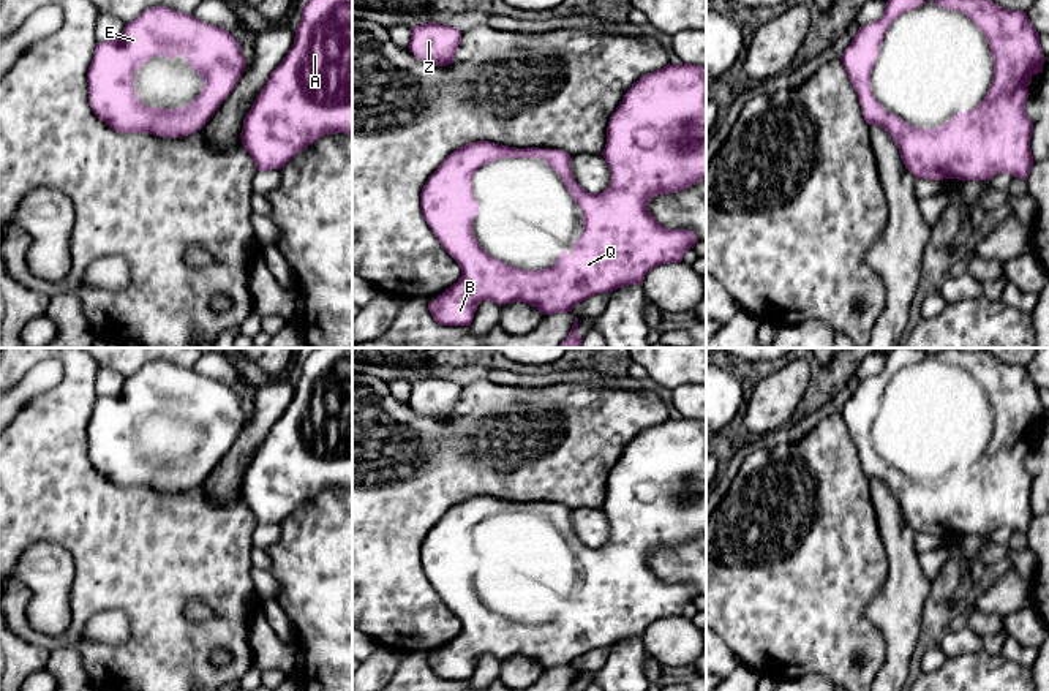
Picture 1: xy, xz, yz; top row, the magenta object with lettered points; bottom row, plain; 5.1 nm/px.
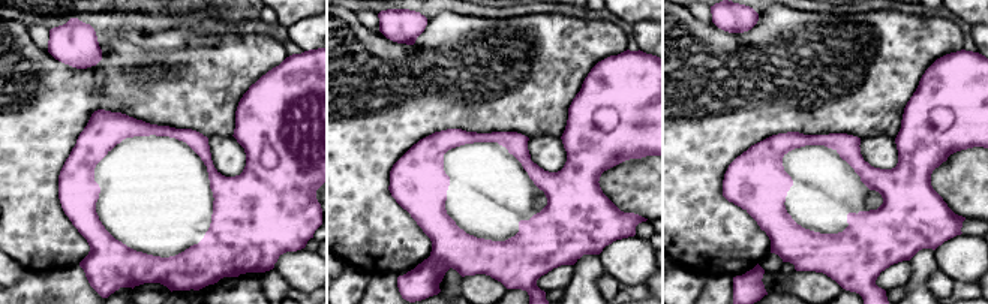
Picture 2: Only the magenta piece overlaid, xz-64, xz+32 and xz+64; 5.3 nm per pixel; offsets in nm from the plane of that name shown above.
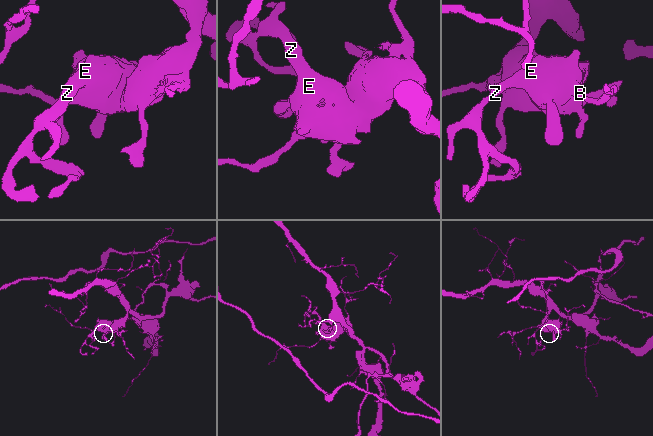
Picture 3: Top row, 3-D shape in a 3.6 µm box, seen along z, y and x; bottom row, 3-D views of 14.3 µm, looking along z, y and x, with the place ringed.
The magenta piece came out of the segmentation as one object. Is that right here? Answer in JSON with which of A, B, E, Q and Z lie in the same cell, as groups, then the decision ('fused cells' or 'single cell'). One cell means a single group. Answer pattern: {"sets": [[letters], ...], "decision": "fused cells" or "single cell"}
{"sets": [["A", "B", "Q"], ["E", "Z"]], "decision": "fused cells"}

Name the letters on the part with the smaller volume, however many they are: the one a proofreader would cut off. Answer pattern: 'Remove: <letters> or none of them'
Remove: E, Z

